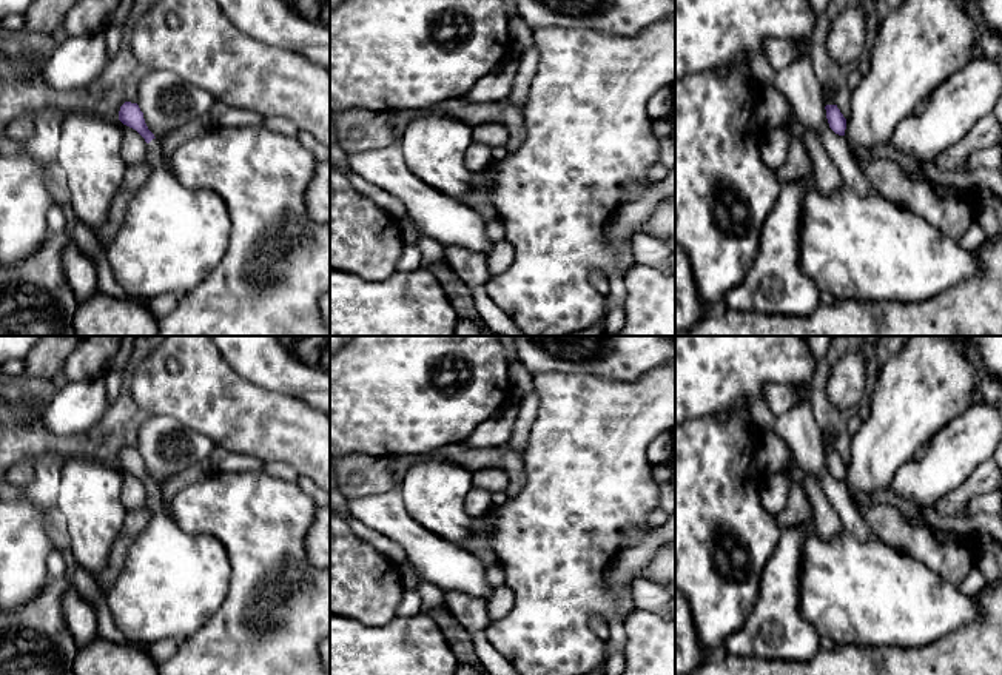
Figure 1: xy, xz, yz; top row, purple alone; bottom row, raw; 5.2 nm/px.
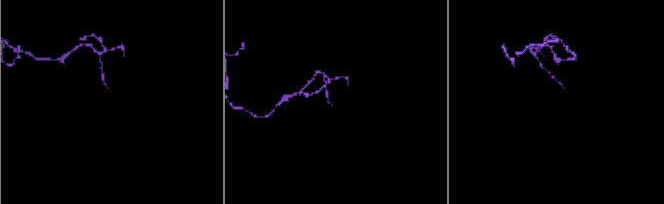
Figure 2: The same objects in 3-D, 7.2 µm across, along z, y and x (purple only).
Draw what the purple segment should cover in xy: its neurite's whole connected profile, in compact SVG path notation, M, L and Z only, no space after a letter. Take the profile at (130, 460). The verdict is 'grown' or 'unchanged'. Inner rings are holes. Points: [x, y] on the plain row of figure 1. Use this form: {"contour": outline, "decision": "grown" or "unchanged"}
{"contour": "M125 447L119 465L148 489L151 519L106 589L106 604L126 640L180 641L222 606L231 581L228 553L213 535L188 533L173 522L137 448Z", "decision": "grown"}

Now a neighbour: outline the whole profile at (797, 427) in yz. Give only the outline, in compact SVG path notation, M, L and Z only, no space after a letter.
M794 384L797 404L782 416L775 416L765 399L755 399L749 416L763 433L778 435L789 447L799 465L819 479L845 530L860 541L877 541L859 512L859 504L845 481L836 479L828 468L823 432L815 422L811 407L809 384Z

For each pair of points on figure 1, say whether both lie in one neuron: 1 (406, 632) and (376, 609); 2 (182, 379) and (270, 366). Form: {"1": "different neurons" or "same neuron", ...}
{"1": "different neurons", "2": "different neurons"}

